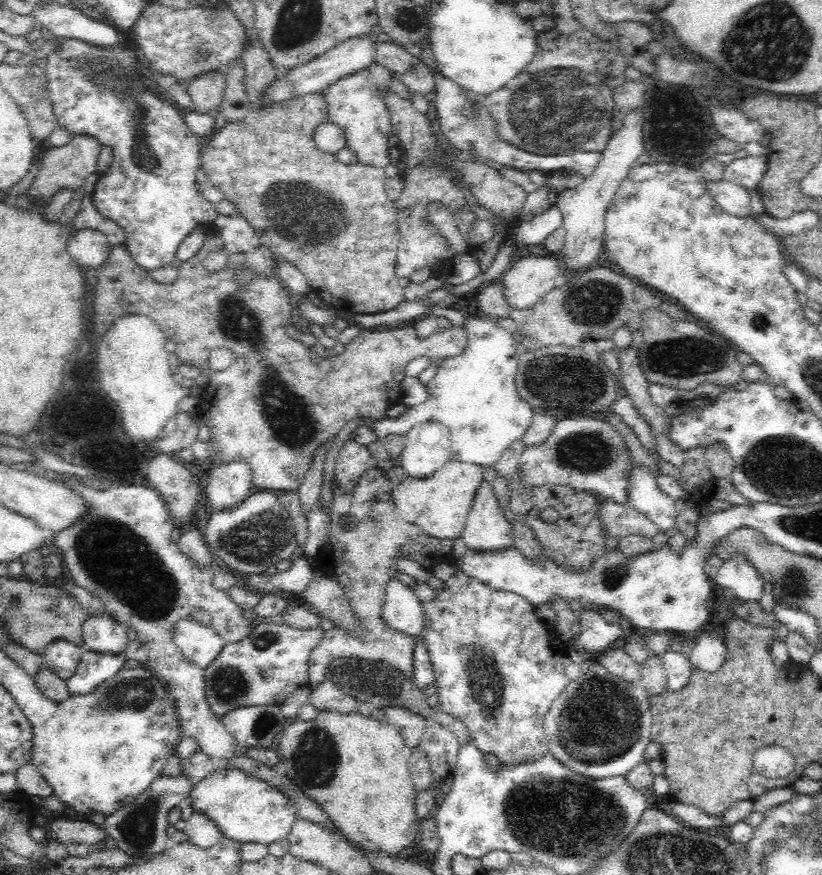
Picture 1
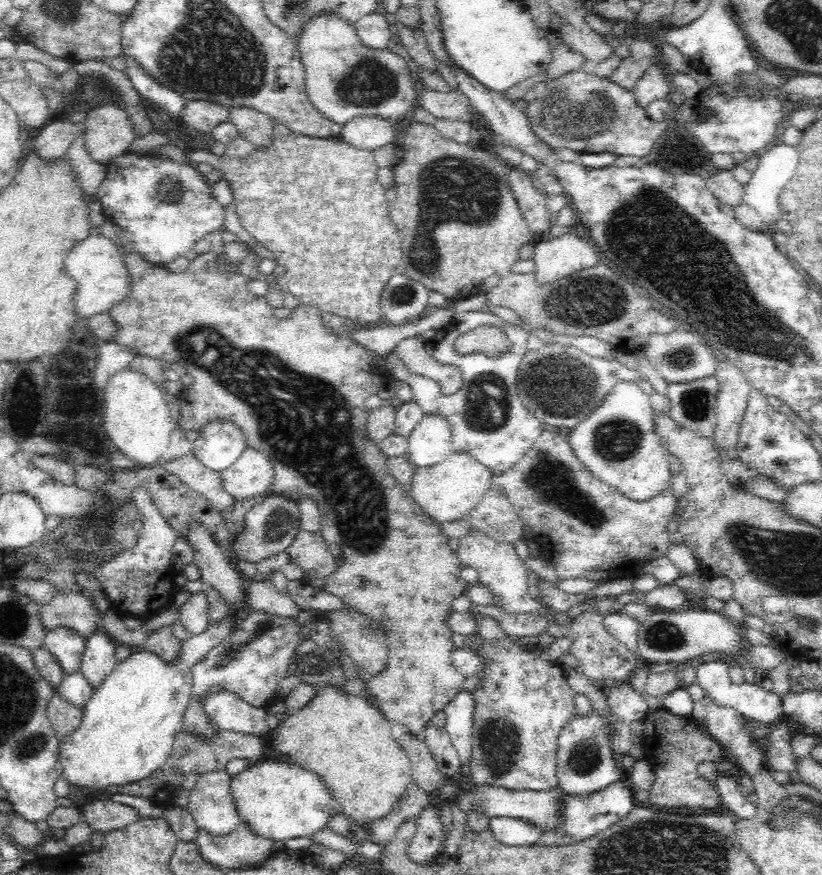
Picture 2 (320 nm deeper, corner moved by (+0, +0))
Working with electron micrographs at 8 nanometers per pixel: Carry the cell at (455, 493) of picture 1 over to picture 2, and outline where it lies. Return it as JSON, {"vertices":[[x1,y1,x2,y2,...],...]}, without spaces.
{"vertices":[[453,452,446,460,429,467,417,467,408,492,417,509,438,523,462,519,492,486,493,472,469,452]]}

